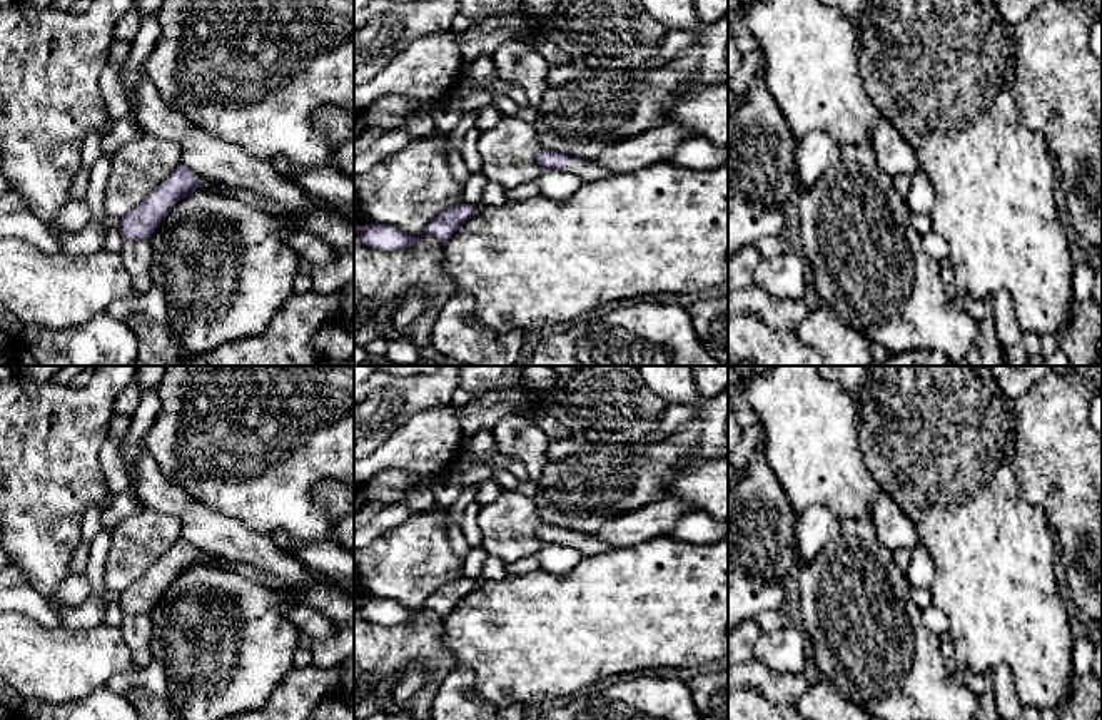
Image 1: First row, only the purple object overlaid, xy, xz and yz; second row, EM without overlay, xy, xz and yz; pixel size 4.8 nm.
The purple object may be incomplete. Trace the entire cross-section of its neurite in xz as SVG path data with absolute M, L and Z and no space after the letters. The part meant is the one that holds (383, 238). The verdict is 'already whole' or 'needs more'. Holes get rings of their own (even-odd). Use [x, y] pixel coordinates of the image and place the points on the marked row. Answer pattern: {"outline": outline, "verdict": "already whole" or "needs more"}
{"outline": "M459 202L439 214L419 237L412 237L392 226L374 224L364 226L356 234L364 246L387 252L404 249L417 242L421 237L432 237L441 244L446 244L454 232L476 214L478 210L474 204Z", "verdict": "already whole"}

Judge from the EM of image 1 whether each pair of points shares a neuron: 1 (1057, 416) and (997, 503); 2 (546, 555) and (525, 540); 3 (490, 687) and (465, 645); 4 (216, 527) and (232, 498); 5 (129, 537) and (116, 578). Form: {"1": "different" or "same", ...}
{"1": "different", "2": "different", "3": "same", "4": "different", "5": "same"}

